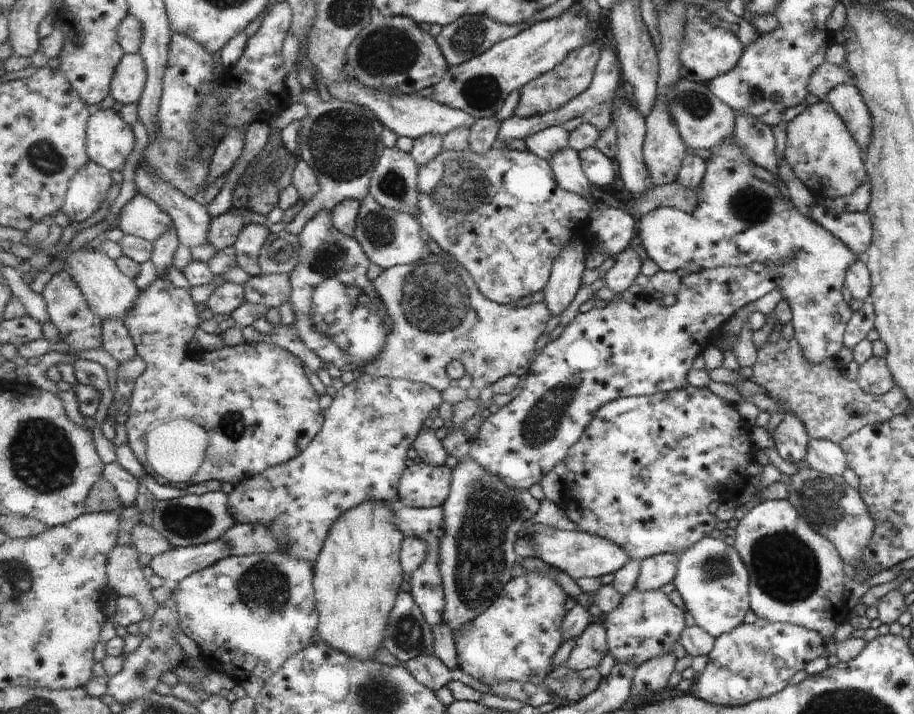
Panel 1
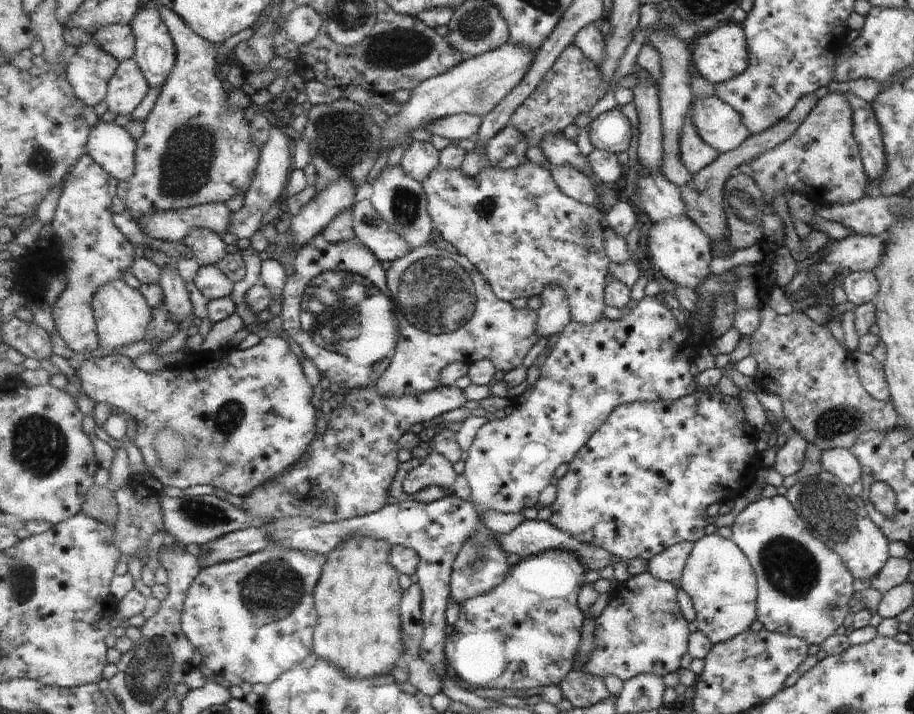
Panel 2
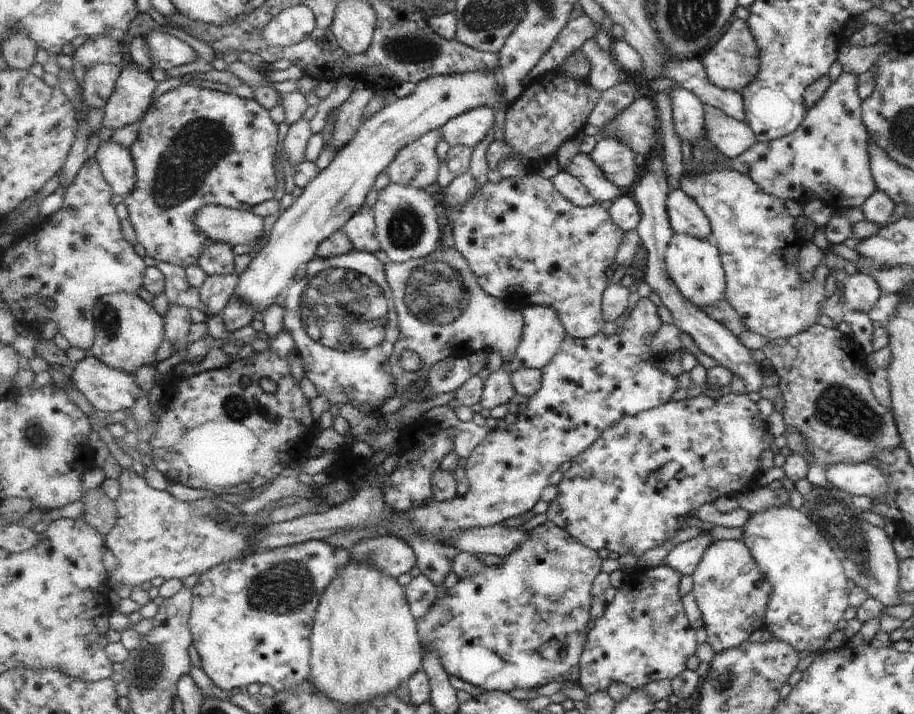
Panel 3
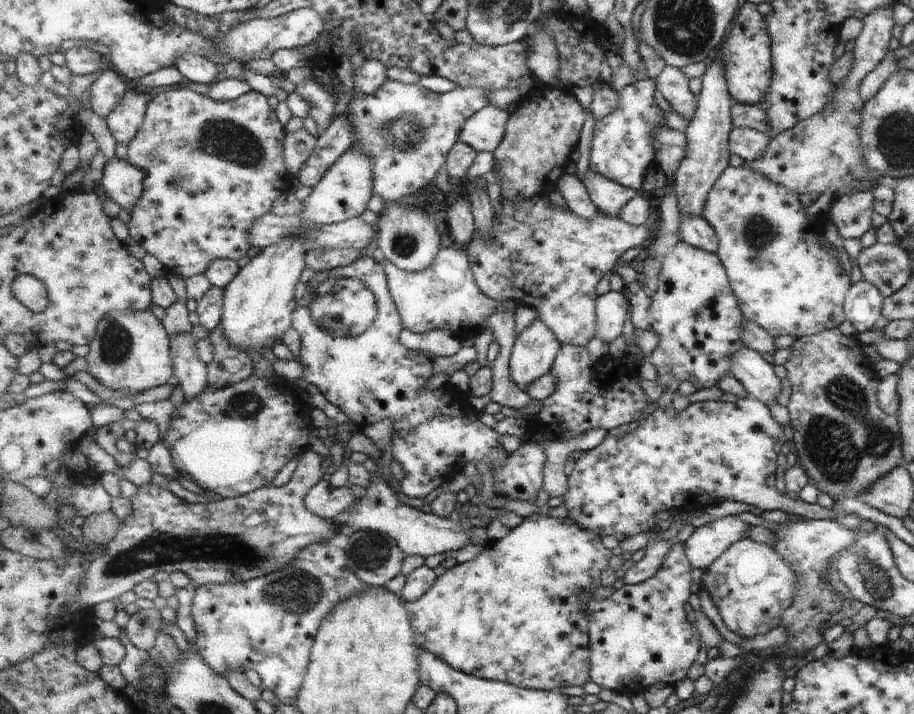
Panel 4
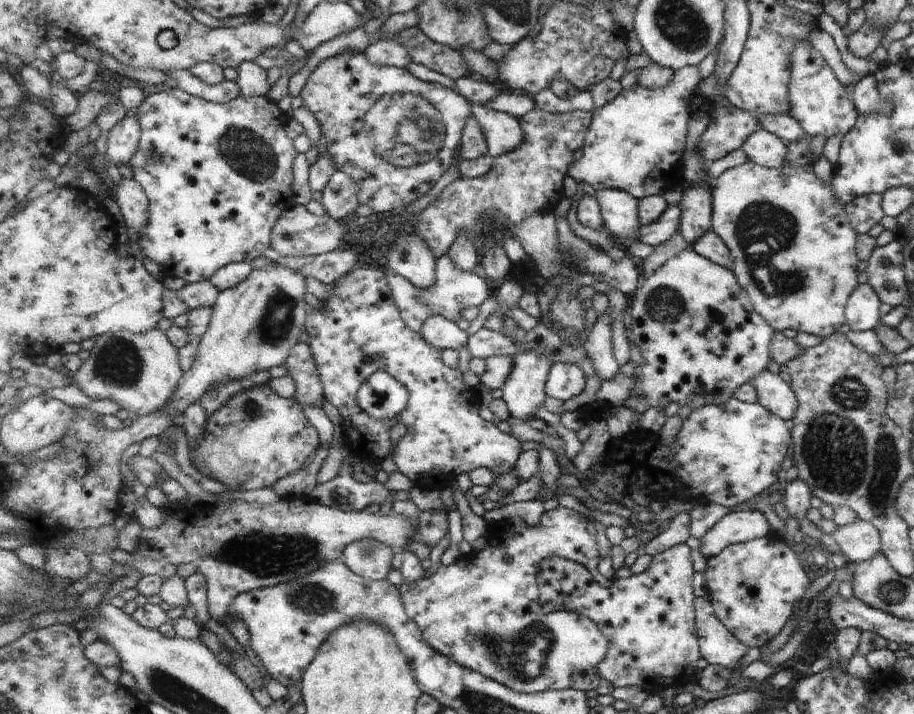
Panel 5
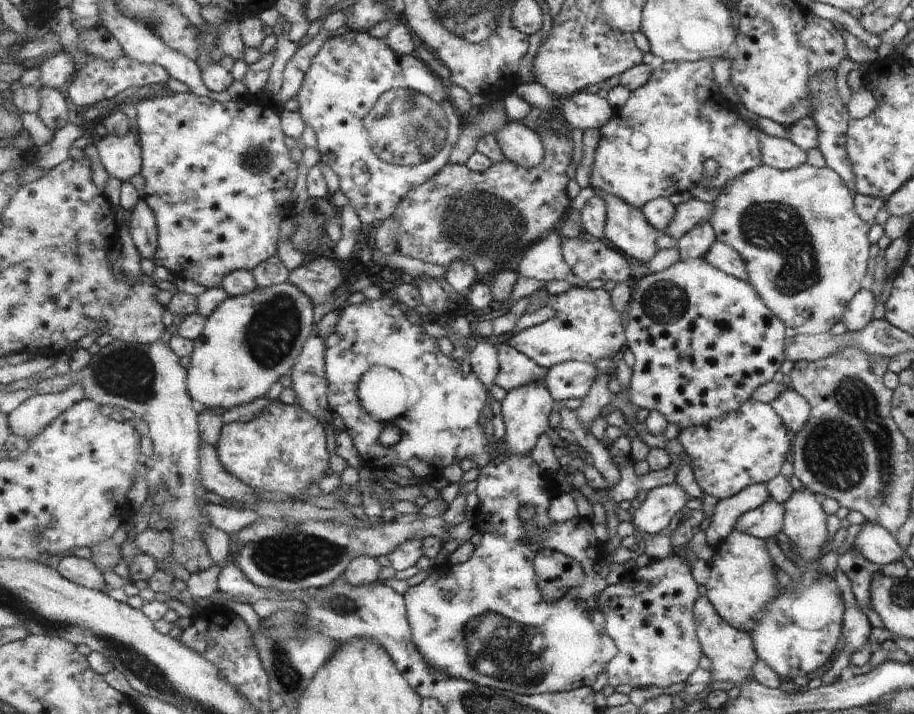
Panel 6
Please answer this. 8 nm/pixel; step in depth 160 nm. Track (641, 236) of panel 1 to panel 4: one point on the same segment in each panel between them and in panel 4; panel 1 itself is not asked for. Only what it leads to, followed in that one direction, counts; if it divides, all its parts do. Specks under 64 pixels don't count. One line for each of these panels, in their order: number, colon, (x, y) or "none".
2: (680, 249)
3: (695, 264)
4: (695, 313)

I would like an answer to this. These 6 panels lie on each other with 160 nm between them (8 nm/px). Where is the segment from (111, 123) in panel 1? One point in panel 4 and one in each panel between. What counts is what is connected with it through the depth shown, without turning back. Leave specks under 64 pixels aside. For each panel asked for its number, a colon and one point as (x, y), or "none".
2: (110, 145)
3: (118, 165)
4: (124, 184)

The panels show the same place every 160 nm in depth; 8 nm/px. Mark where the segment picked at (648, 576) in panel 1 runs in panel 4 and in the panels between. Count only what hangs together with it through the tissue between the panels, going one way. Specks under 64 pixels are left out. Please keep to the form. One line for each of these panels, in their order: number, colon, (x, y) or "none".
2: (668, 566)
3: (685, 557)
4: (707, 543)

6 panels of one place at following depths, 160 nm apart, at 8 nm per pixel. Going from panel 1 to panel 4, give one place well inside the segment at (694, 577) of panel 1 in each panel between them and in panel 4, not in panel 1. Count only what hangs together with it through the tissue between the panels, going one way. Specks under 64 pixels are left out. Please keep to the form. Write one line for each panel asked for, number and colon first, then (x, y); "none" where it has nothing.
2: (719, 577)
3: (732, 592)
4: (759, 584)

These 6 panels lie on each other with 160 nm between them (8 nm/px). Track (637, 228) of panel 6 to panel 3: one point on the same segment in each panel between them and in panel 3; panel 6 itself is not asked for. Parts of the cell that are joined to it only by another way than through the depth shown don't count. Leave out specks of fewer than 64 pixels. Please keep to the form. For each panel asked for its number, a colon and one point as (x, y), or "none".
3: (582, 166)
4: (610, 197)
5: (619, 208)

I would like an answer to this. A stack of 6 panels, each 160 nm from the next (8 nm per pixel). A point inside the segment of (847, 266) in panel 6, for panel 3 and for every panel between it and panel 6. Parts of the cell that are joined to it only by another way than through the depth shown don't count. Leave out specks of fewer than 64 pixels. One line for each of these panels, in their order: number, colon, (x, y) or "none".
3: (752, 229)
4: (785, 282)
5: (793, 250)

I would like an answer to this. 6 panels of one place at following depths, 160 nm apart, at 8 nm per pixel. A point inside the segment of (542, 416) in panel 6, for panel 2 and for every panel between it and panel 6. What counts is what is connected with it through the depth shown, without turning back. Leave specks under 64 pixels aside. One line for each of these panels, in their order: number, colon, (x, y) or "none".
2: (554, 314)
3: (544, 334)
4: (536, 348)
5: (525, 390)

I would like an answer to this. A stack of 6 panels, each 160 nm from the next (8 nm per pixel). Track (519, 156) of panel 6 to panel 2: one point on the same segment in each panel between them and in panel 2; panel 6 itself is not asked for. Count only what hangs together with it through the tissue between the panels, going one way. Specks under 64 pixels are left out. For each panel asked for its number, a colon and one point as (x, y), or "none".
2: (461, 126)
3: (468, 129)
4: (485, 131)
5: (503, 131)

